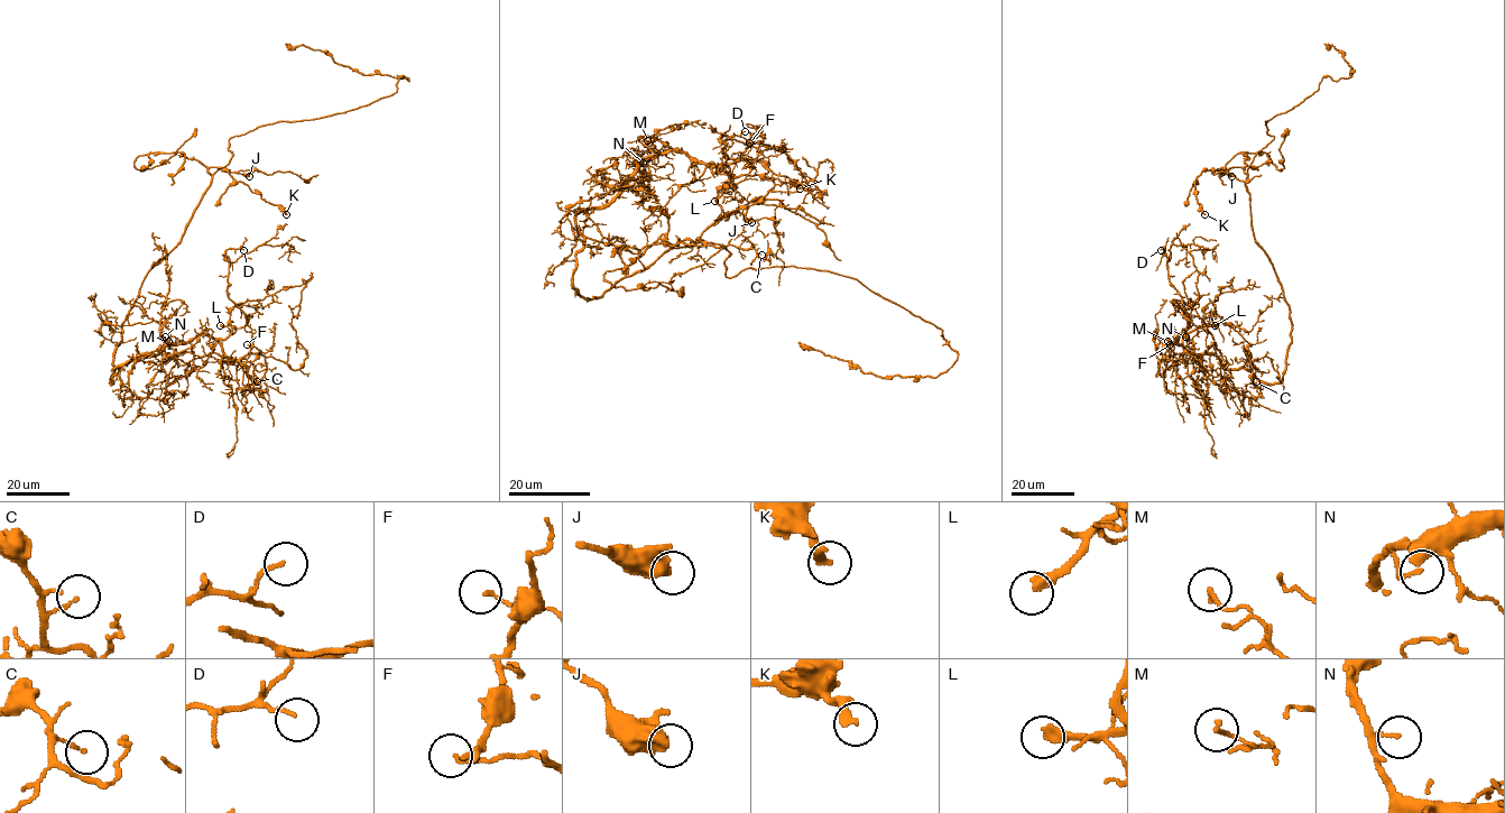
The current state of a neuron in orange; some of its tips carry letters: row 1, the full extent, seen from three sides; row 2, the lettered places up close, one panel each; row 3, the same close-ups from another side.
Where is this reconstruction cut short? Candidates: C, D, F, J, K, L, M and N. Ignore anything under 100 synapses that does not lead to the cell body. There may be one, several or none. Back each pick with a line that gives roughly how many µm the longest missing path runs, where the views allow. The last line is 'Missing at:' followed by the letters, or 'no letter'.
L: 35 µm
Missing at: L

